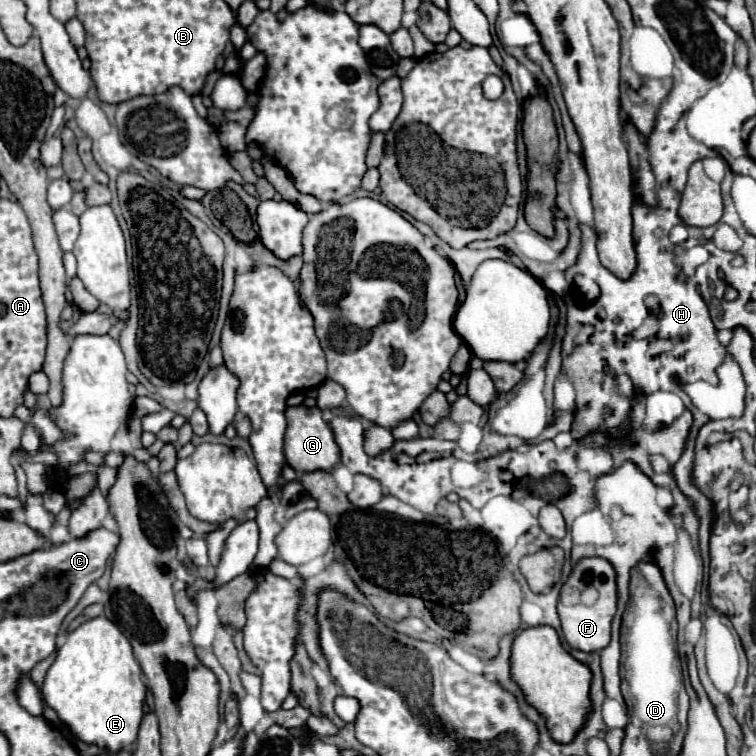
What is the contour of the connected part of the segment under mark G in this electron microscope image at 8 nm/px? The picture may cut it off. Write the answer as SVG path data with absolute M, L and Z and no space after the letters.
M288 407L286 409L286 433L284 433L284 459L298 473L310 473L314 469L322 469L326 473L334 471L334 465L340 463L340 449L334 441L330 425L322 419L322 411L318 407Z

